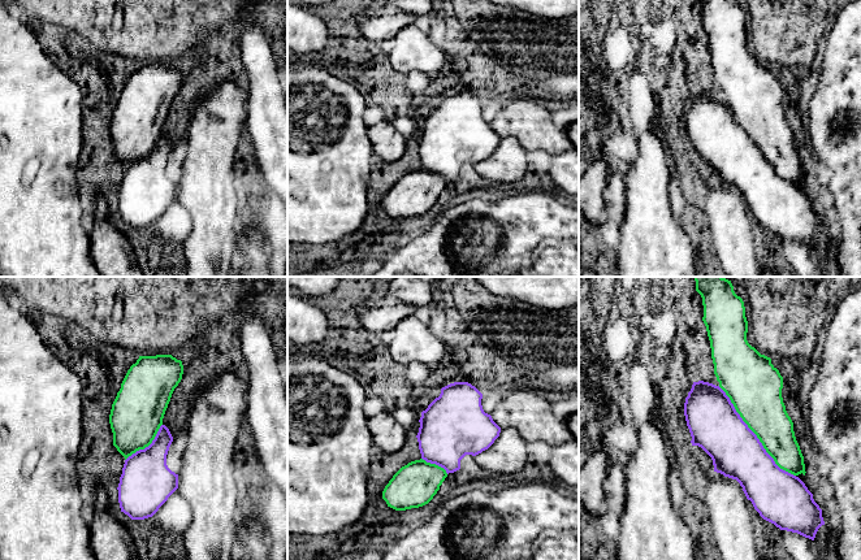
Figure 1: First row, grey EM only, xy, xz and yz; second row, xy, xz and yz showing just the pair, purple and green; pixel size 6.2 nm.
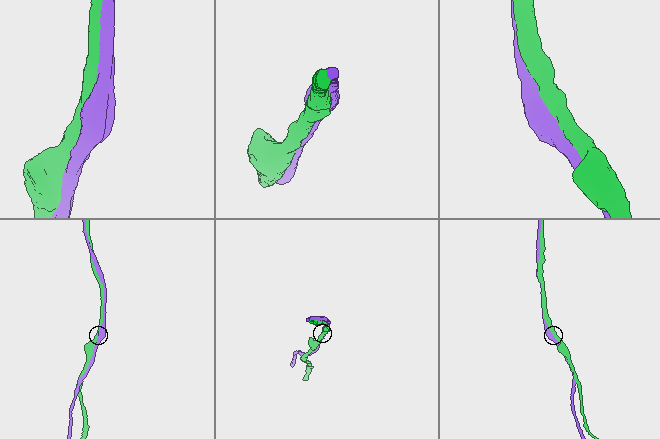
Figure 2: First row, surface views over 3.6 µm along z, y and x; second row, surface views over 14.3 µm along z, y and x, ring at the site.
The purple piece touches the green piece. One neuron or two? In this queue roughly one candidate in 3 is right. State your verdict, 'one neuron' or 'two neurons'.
two neurons

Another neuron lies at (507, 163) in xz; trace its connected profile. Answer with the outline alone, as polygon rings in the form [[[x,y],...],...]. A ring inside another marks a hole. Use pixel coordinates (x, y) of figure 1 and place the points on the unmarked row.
[[[503,138],[494,152],[475,165],[479,177],[494,182],[516,182],[528,172],[525,151],[515,138]]]

